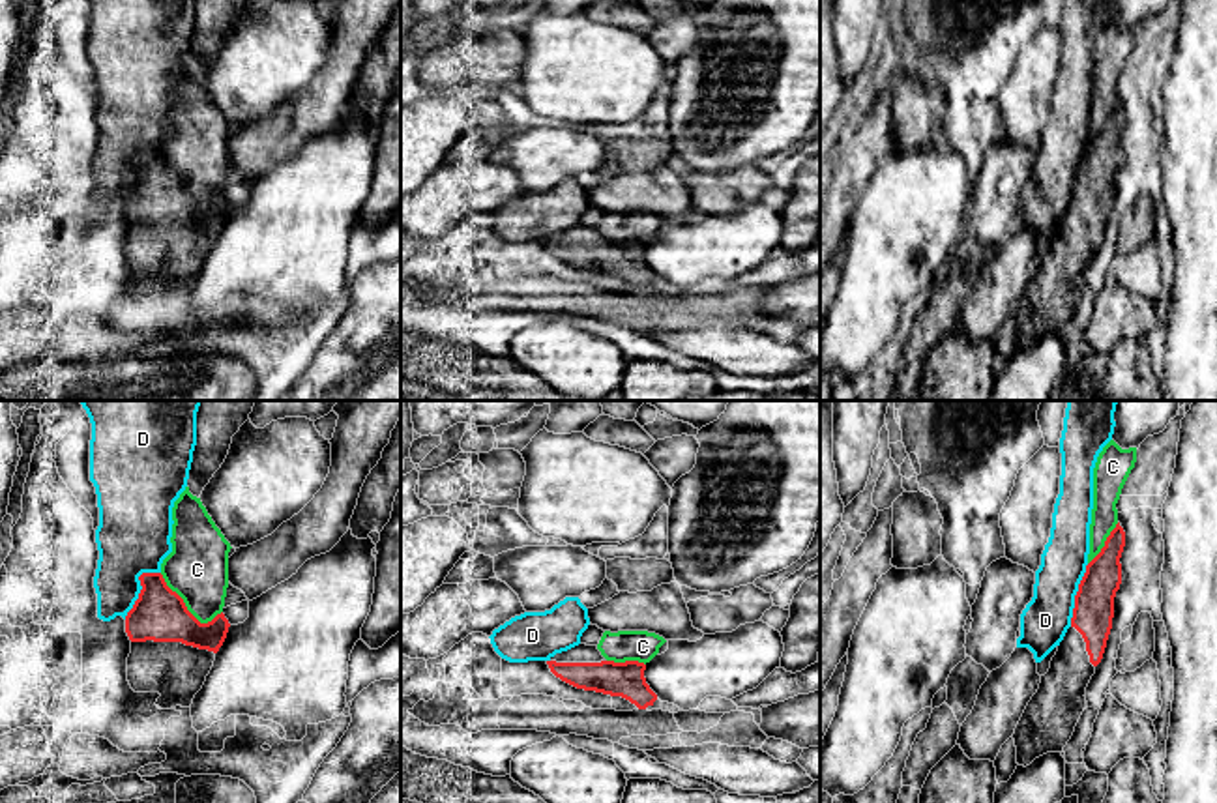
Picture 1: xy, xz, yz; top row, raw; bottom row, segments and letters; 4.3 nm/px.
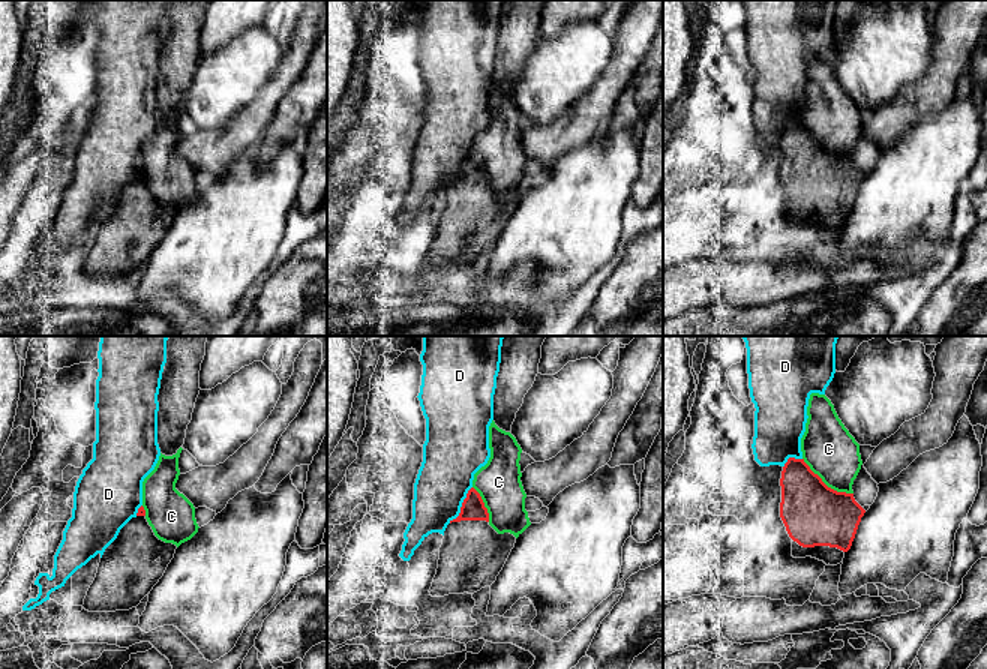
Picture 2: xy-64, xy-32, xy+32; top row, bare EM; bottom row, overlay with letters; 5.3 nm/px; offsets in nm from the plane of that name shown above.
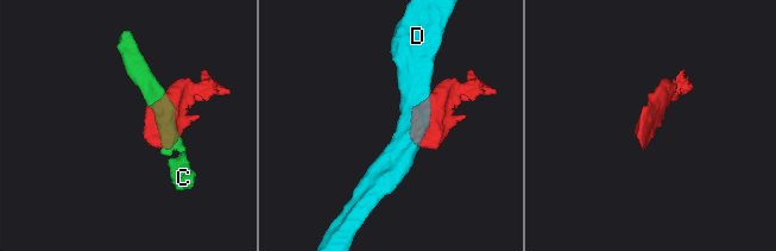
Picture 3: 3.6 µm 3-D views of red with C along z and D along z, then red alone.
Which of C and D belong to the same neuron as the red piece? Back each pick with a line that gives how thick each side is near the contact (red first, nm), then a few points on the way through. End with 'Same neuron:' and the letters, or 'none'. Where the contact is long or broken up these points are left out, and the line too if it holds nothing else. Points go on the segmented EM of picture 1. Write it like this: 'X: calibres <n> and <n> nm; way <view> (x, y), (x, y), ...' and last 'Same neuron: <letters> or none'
Same neuron: none

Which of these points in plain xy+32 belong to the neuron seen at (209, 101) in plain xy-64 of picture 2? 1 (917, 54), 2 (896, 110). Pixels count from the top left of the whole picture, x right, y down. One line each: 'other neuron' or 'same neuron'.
1: same neuron
2: other neuron

